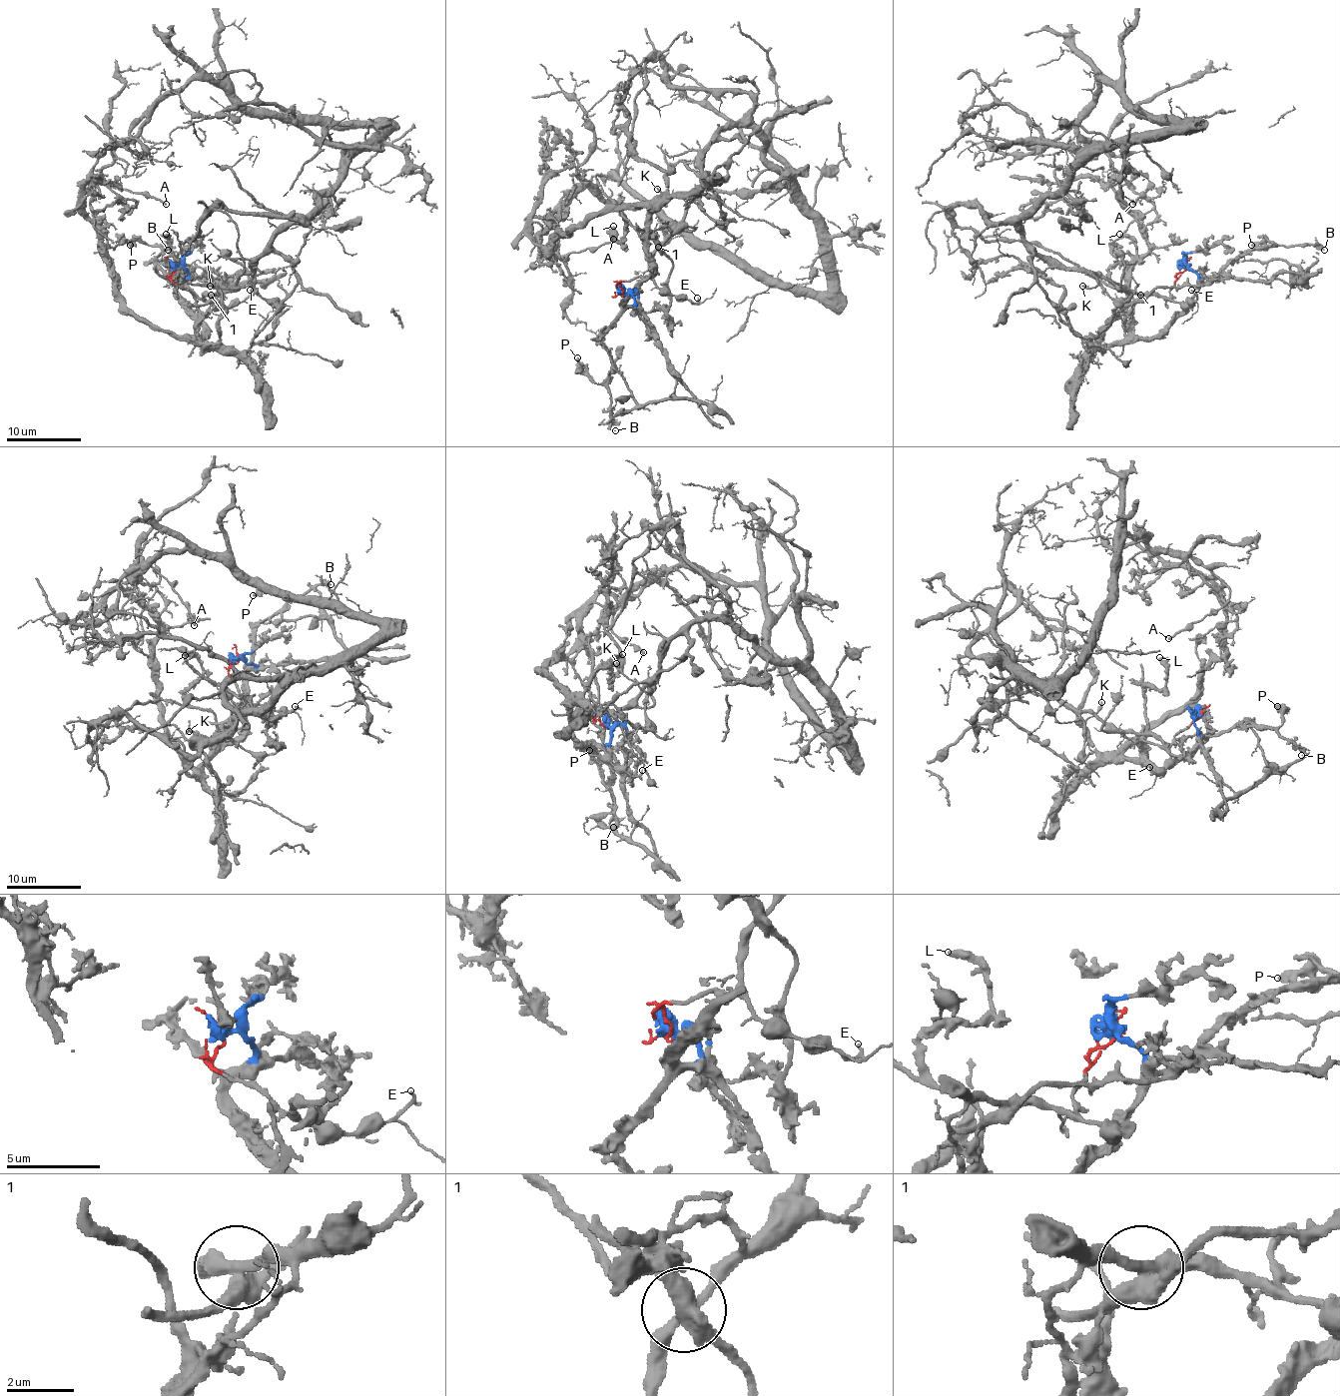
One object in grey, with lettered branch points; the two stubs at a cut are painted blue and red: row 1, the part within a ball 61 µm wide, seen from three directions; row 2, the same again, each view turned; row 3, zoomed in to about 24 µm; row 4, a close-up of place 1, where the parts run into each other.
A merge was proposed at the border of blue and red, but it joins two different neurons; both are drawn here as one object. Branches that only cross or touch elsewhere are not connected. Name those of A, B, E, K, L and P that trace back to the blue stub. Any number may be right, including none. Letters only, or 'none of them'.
B, L, P

